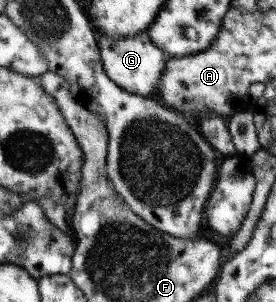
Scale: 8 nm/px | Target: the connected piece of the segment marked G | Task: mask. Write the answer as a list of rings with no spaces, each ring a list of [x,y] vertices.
[[[142,31],[131,37],[122,37],[122,39],[114,39],[108,37],[106,33],[100,33],[97,37],[97,42],[100,50],[104,73],[115,82],[120,88],[123,88],[130,94],[138,94],[147,99],[159,97],[156,96],[158,92],[158,81],[161,80],[163,73],[166,71],[166,62],[170,60],[171,55],[166,54],[160,47],[154,45],[150,35],[146,31]]]

